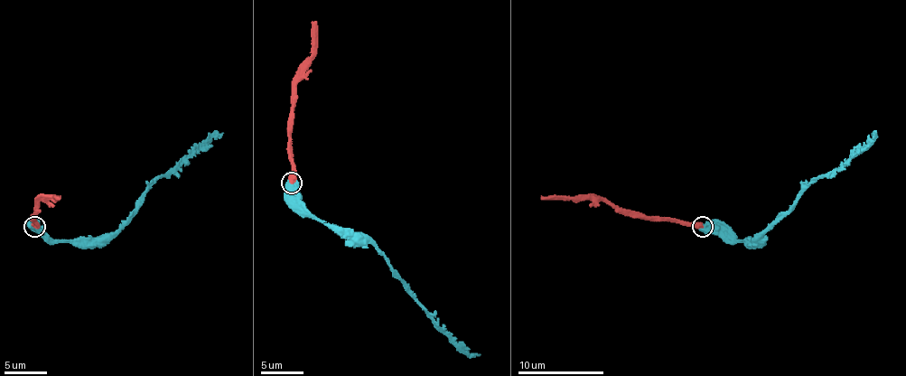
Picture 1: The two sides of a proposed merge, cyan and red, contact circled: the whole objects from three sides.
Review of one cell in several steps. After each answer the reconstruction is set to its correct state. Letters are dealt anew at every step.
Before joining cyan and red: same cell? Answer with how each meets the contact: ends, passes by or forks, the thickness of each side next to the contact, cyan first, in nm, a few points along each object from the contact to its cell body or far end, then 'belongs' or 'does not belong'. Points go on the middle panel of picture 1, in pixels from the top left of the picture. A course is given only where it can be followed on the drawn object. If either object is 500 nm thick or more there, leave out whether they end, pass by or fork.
850 nm thick on the cyan side, 480 nm on the other; cyan runs (291, 183), (294, 196), (312, 216), (364, 237), (424, 310), (471, 355), (480, 355); red runs (291, 183), (291, 115), (295, 85), (300, 70), (312, 55), (317, 21); belongs

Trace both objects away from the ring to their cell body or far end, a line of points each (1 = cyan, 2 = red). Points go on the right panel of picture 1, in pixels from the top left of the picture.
1: (703, 226), (716, 226), (735, 239), (757, 239), (818, 177), (829, 177), (838, 171), (874, 132)
2: (703, 226), (662, 218), (635, 218), (590, 199), (540, 199)

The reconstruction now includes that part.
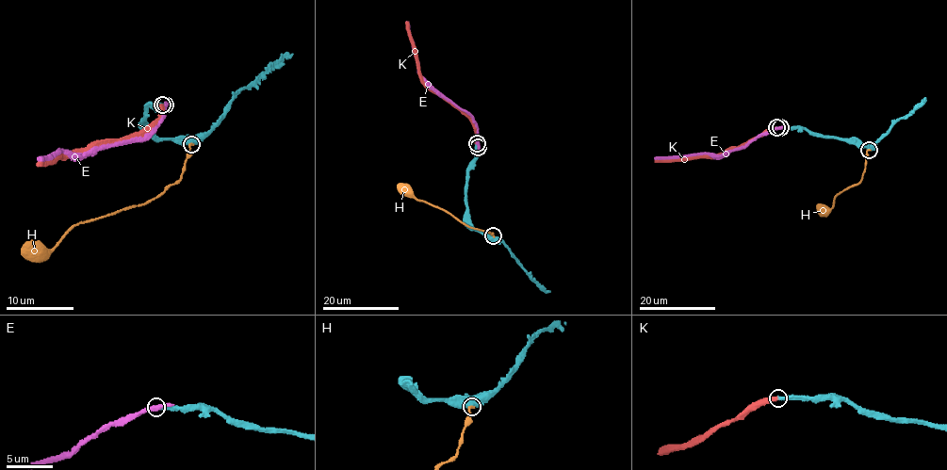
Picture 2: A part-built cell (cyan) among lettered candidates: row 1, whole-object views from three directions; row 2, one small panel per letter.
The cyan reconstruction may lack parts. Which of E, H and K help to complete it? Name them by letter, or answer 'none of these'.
K

